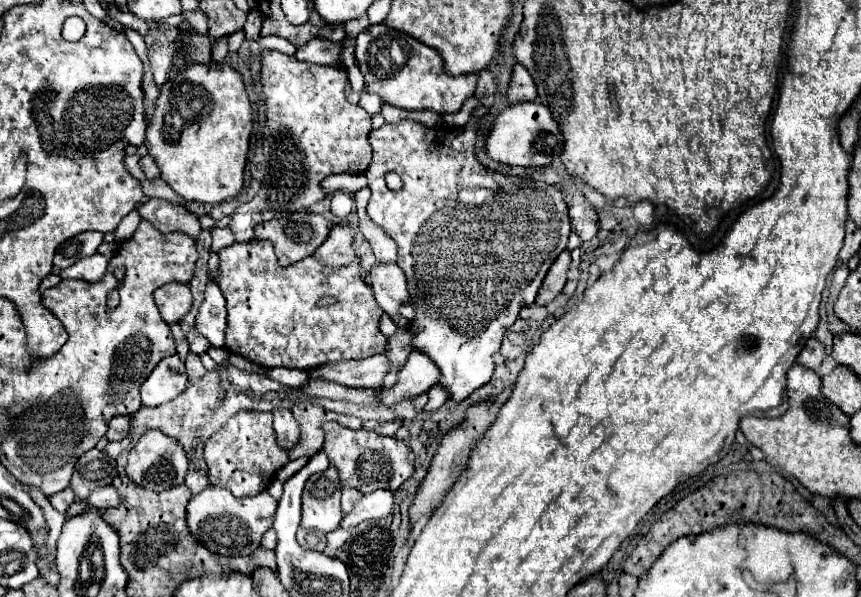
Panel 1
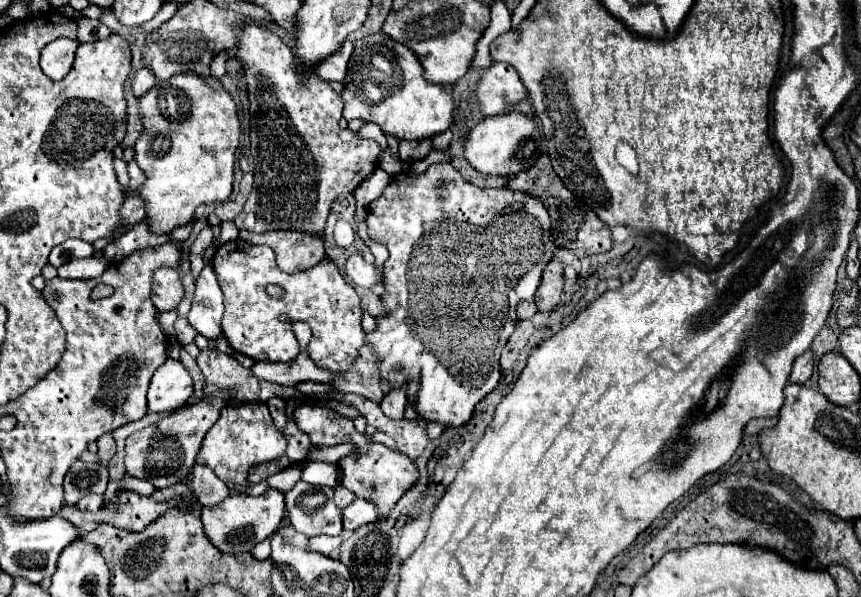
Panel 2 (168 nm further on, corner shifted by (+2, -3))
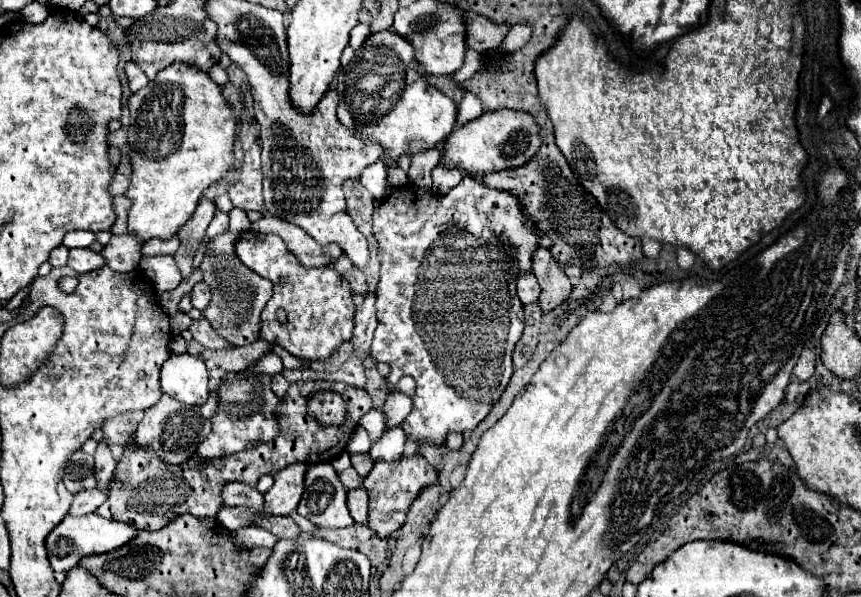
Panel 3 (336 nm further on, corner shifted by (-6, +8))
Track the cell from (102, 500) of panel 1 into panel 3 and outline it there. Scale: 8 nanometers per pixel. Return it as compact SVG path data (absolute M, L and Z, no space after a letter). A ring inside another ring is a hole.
M98 488L94 490L82 490L78 494L74 494L74 502L70 506L70 514L74 516L84 516L84 514L90 514L94 512L102 502L106 500L106 494Z

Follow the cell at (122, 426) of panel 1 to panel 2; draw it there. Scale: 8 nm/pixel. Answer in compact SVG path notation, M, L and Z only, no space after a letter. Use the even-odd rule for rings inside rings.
M106 433L106 435L102 435L100 439L98 439L98 465L108 465L108 461L114 457L114 453L116 453L116 443L114 443L114 437L110 435L110 433Z

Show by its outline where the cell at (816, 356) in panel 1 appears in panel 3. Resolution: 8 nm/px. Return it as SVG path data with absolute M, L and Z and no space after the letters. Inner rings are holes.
M804 348L800 358L798 358L798 362L796 362L796 366L794 366L794 378L802 380L802 382L810 380L814 376L814 362L816 362L814 350Z

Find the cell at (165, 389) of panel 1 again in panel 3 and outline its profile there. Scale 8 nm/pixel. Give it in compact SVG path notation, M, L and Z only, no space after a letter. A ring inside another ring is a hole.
M172 354L160 370L160 388L164 394L198 406L208 398L208 372L200 358L186 354Z

